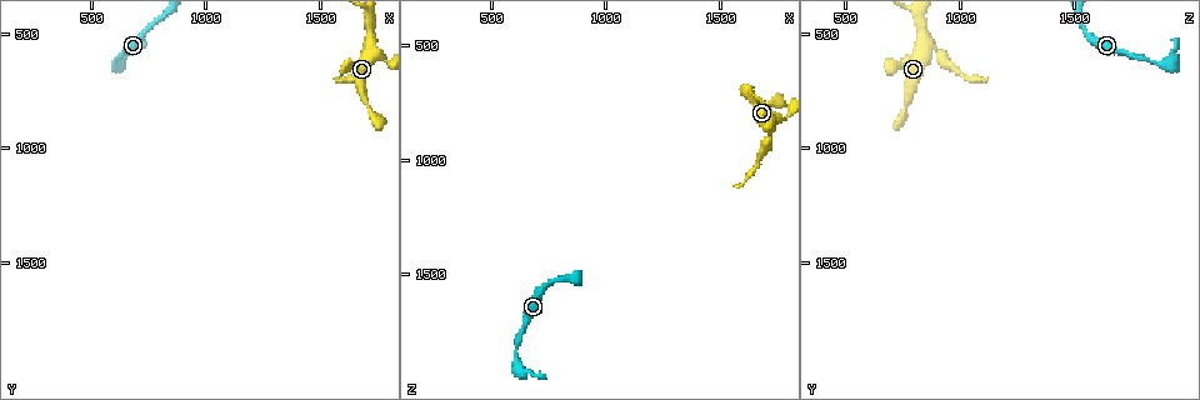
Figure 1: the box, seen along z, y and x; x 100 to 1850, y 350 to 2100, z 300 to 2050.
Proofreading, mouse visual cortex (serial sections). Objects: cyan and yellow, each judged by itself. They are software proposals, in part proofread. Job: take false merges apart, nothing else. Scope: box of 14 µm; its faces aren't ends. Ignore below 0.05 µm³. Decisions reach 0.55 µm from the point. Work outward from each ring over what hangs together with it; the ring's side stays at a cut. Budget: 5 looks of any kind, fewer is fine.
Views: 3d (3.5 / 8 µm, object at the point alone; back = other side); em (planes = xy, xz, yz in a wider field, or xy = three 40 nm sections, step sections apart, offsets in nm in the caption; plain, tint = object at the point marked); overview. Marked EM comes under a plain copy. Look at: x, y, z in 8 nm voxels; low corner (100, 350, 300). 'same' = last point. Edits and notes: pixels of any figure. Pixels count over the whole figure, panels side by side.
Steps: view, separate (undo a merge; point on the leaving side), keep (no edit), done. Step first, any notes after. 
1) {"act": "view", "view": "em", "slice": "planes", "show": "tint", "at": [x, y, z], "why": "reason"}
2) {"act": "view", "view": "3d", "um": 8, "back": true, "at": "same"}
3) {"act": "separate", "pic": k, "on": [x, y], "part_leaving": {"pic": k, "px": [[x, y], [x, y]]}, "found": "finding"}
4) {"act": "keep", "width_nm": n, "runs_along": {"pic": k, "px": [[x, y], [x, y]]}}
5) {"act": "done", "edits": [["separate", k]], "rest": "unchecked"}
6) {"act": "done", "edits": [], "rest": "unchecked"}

{"act": "view", "view": "3d", "um": 3.5, "at": [1730, 560, 900]}

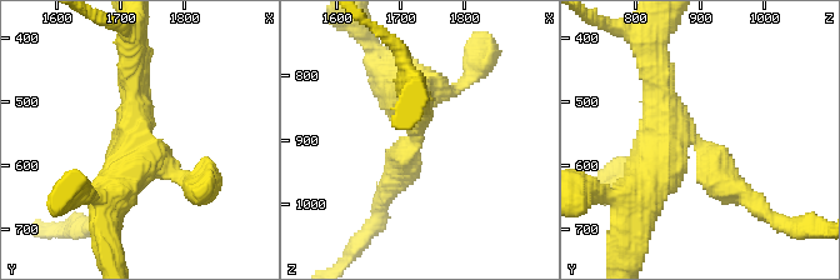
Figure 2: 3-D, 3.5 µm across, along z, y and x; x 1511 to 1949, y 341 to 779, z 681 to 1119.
{"act": "keep", "arms": 3, "arm_widths_nm": [350, 350, 600], "runs_along": {"pic": 2, "px": [[640, 188], [691, 138], [746, 195]]}, "found": "all the same cell"}

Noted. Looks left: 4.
{"act": "view", "view": "3d", "um": 3.5, "at": [630, 640, 1900], "why": "abrupt turn"}

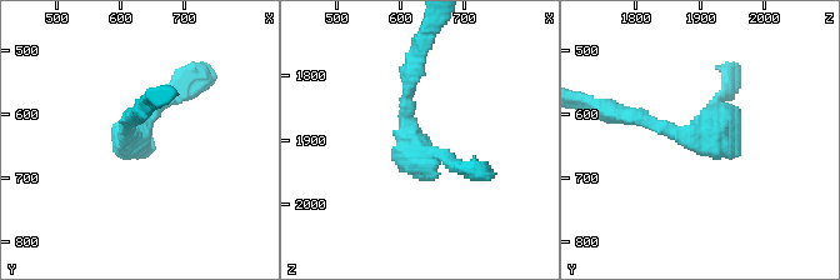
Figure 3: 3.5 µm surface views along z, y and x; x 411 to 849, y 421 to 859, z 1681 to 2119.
{"act": "view", "view": "em", "slice": "xy", "step": 5, "show": "tint", "at": [615, 630, 1910], "why": "shape alone is not enough"}

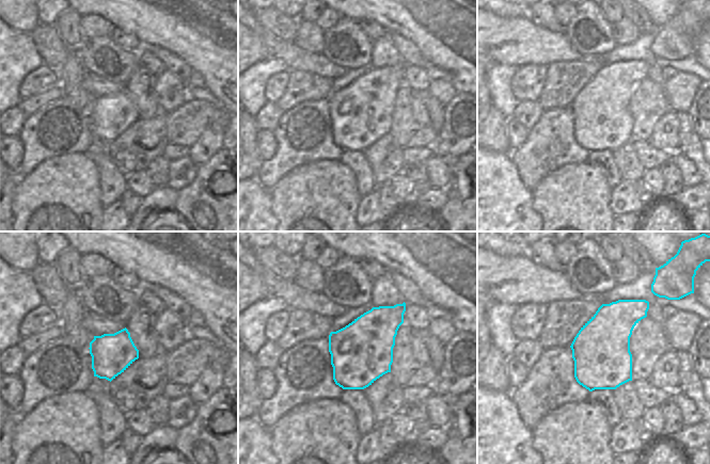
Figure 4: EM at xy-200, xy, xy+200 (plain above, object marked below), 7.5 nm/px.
{"act": "keep", "runs_along": {"pic": 3, "px": [[413, 70], [405, 135], [470, 170]]}, "found": "all the same cell"}

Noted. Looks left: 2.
{"act": "done", "edits": [], "rest": "unchecked"}

